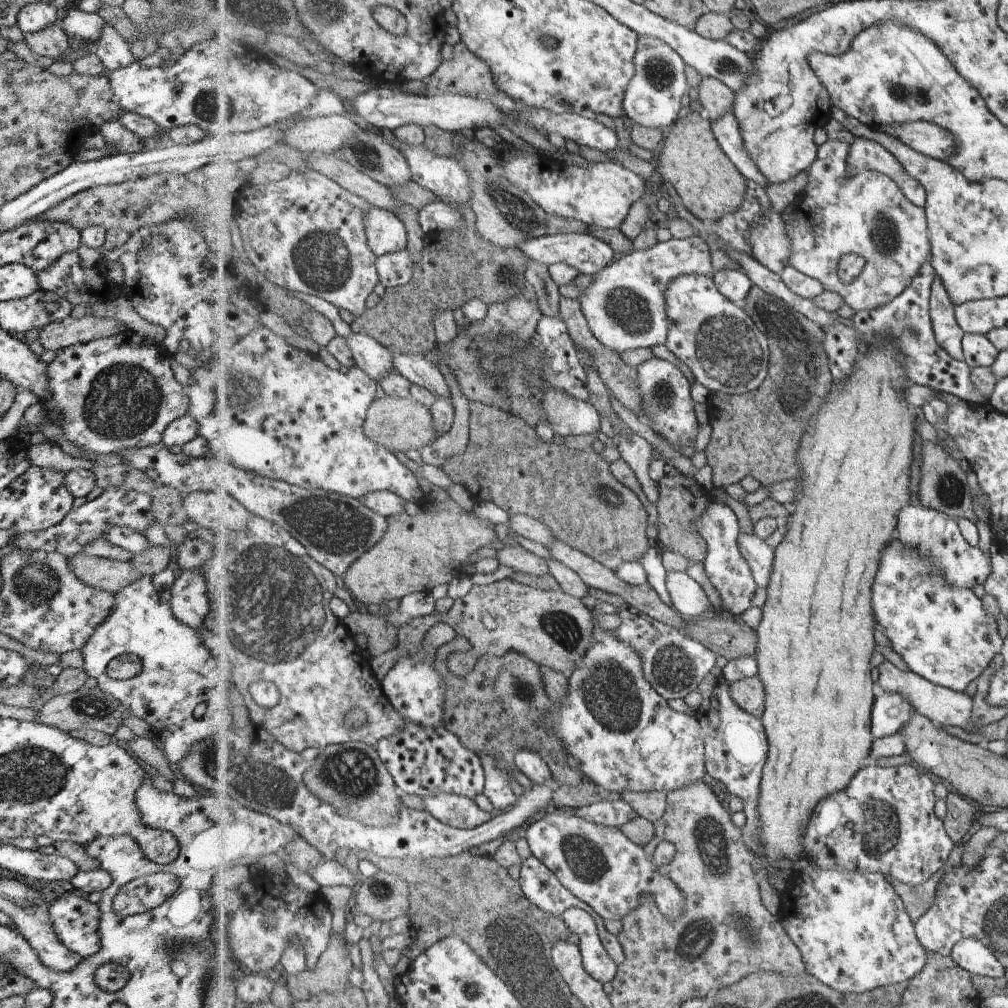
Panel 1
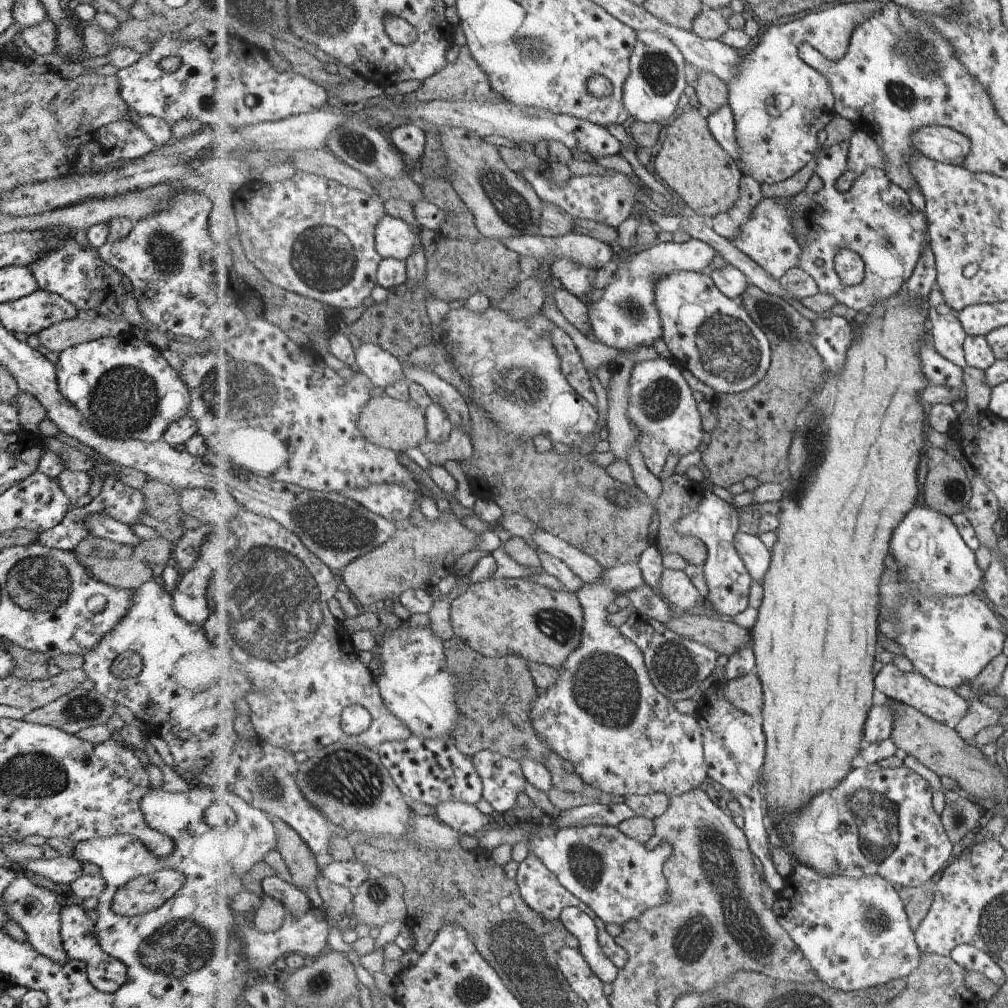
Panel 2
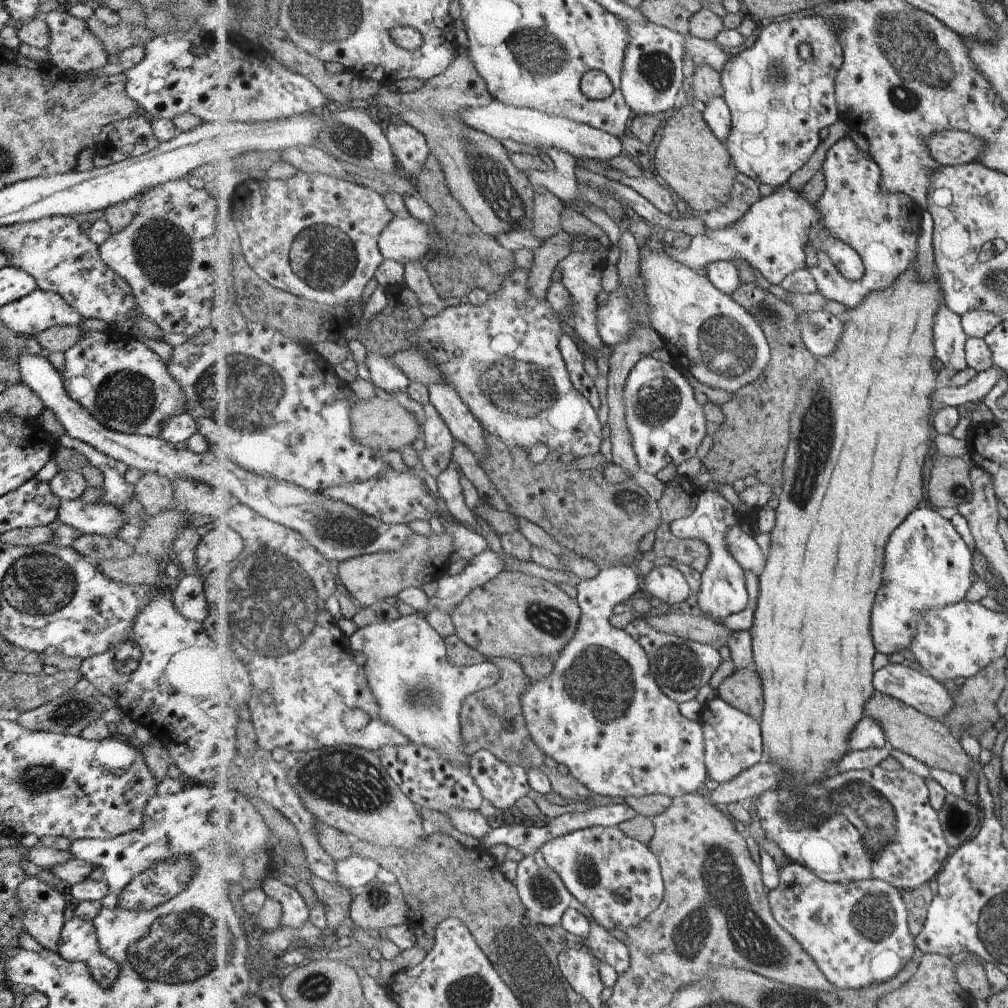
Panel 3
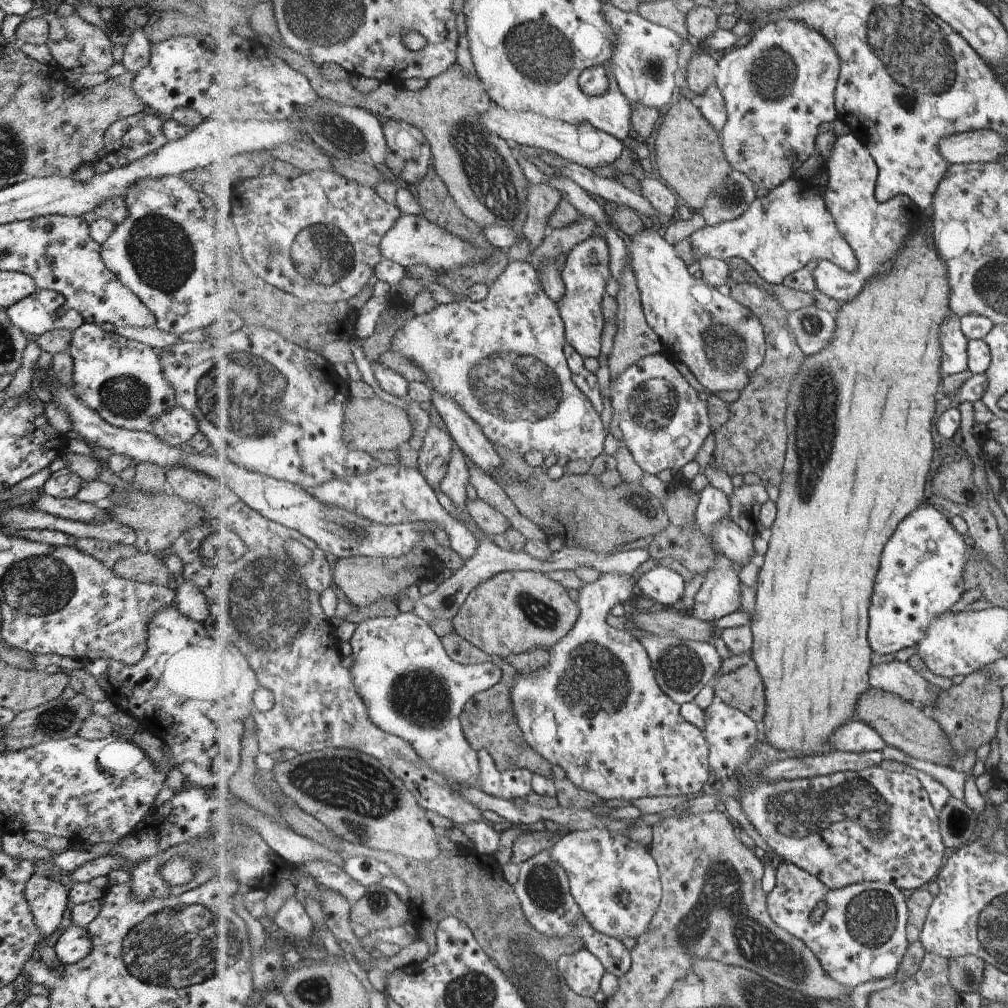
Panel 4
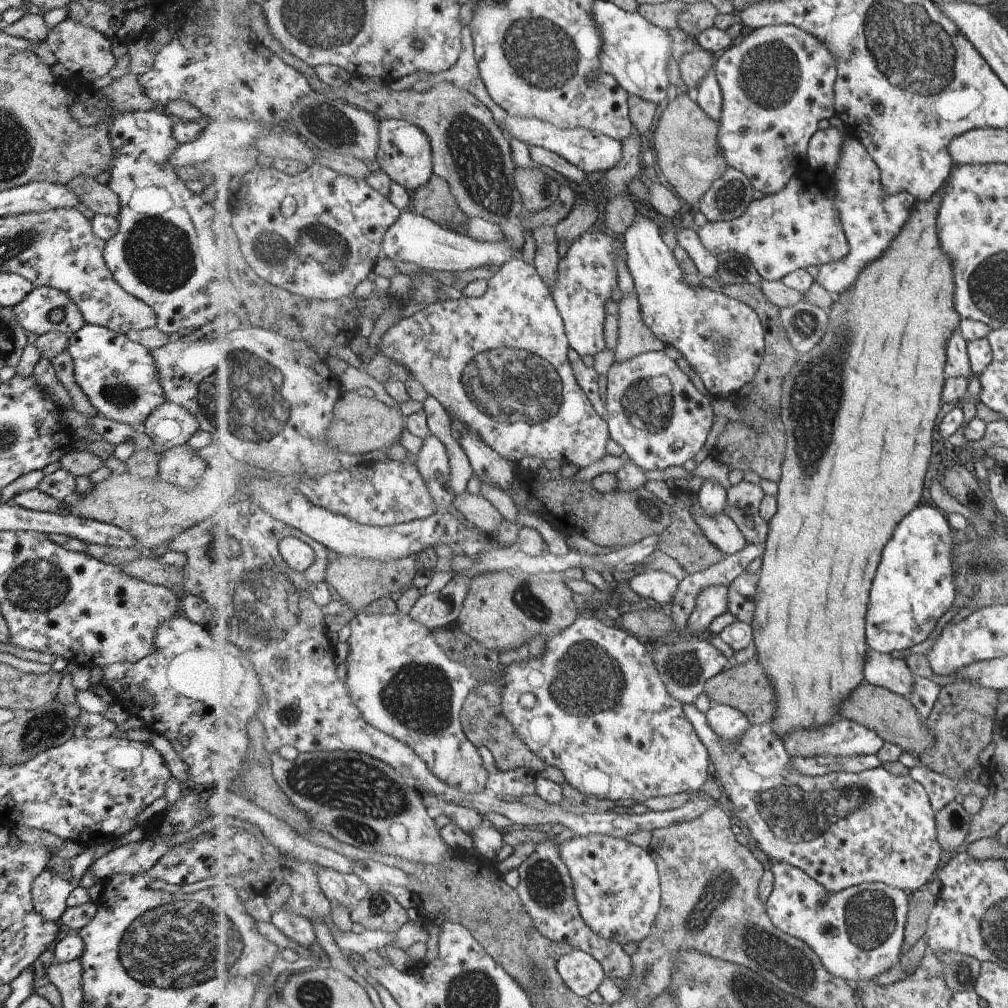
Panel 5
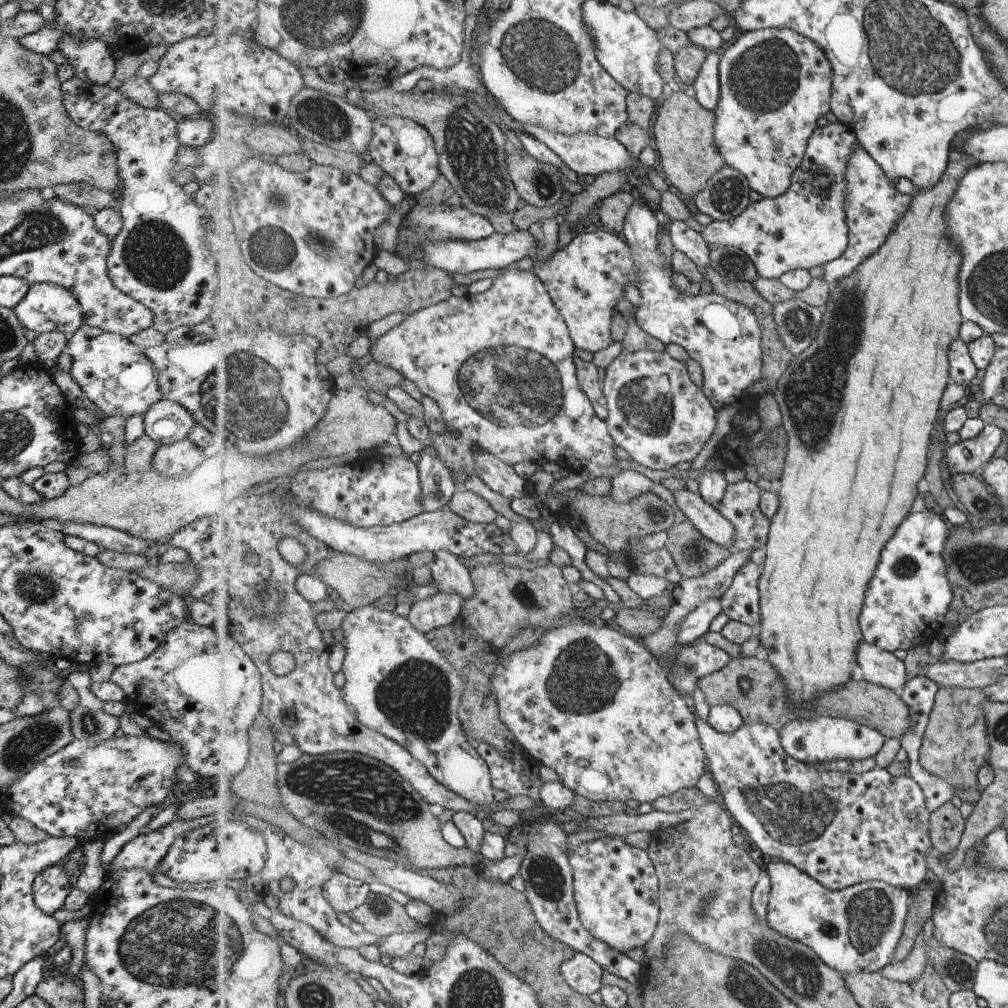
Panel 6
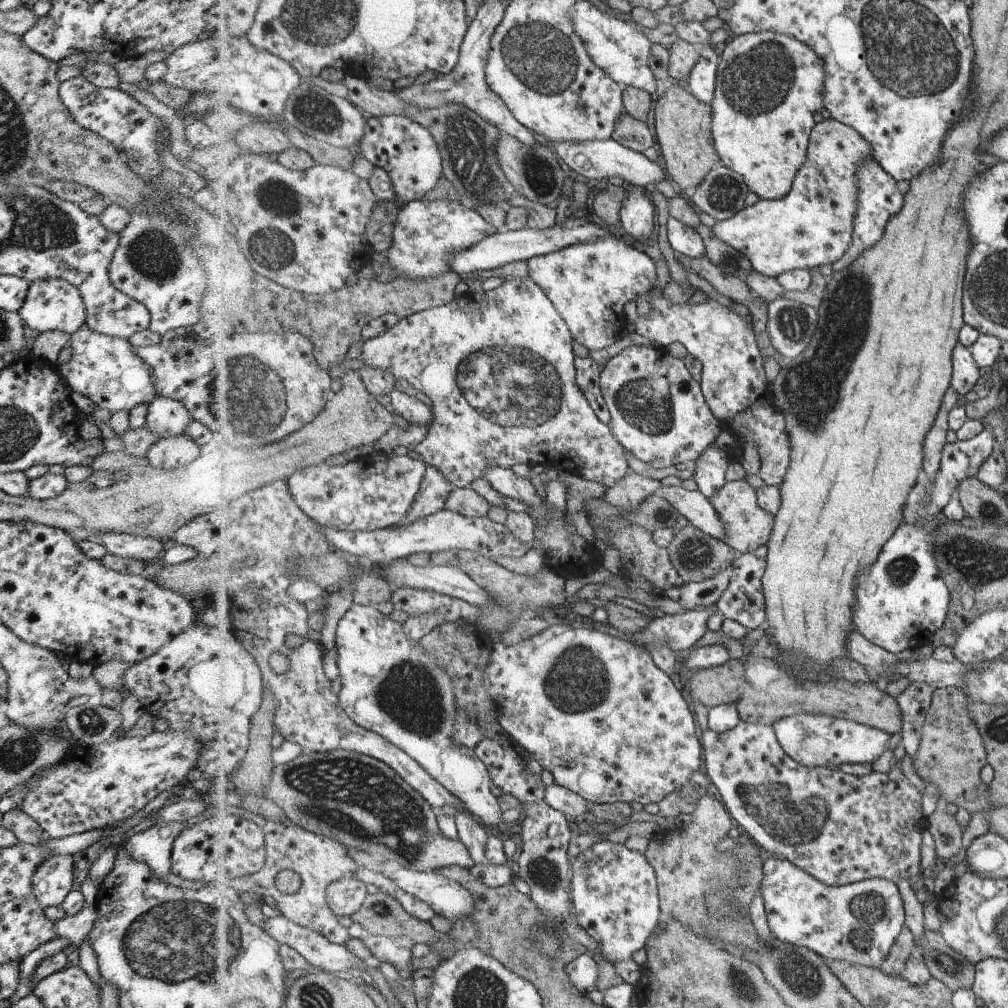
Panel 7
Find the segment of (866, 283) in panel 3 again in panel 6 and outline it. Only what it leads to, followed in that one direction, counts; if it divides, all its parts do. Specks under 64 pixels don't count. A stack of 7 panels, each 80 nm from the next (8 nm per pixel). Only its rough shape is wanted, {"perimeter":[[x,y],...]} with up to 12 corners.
{"perimeter":[[861,146],[848,162],[850,243],[823,280],[840,285],[883,246],[911,195]]}

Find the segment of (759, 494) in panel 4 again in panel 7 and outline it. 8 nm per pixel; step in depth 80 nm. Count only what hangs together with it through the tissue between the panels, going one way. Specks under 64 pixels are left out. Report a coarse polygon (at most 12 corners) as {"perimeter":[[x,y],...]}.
{"perimeter":[[727,481],[709,500],[739,554],[768,544],[776,515],[748,481]]}

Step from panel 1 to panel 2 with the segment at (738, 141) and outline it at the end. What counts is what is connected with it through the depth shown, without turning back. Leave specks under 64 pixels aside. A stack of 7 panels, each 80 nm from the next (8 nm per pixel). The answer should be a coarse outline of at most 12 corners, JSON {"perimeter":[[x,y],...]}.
{"perimeter":[[729,103],[707,117],[713,136],[738,162],[736,122]]}

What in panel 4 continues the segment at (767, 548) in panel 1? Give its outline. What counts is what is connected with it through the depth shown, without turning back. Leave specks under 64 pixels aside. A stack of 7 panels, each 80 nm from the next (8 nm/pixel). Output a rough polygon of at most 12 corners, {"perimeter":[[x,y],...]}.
{"perimeter":[[731,517],[715,524],[711,540],[733,563],[753,555],[753,538]]}

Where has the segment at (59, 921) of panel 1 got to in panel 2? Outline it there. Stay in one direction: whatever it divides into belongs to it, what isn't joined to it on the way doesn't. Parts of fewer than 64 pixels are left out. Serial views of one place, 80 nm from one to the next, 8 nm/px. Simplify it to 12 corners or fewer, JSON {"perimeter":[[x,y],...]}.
{"perimeter":[[60,908],[58,934],[68,960],[85,963],[97,990],[115,992],[126,965],[95,936],[96,911]]}

